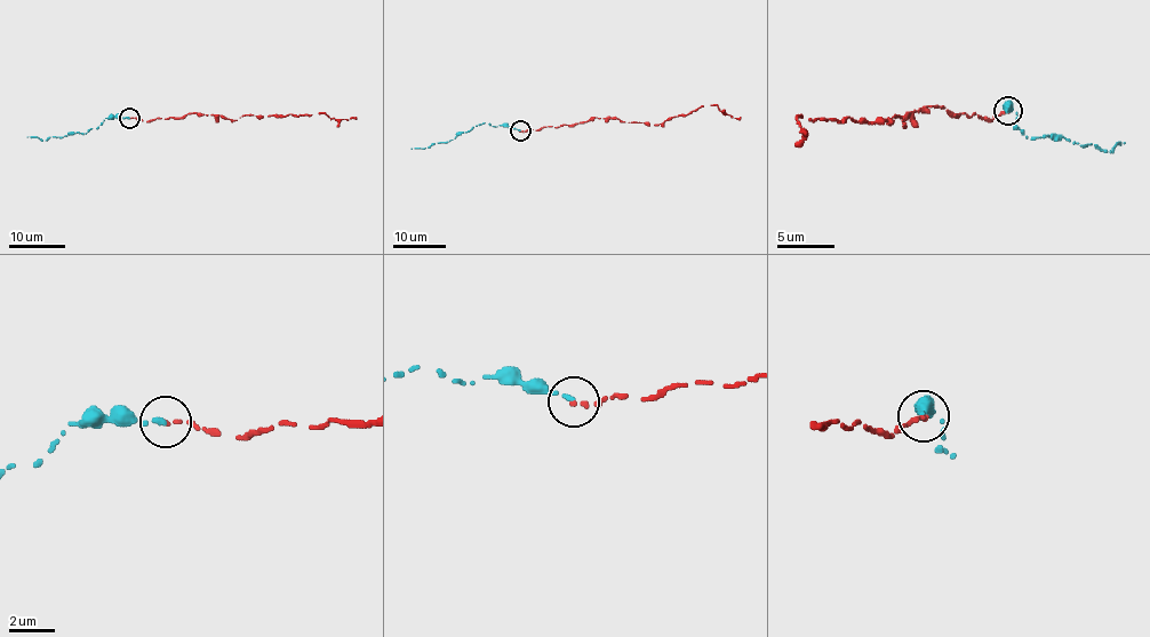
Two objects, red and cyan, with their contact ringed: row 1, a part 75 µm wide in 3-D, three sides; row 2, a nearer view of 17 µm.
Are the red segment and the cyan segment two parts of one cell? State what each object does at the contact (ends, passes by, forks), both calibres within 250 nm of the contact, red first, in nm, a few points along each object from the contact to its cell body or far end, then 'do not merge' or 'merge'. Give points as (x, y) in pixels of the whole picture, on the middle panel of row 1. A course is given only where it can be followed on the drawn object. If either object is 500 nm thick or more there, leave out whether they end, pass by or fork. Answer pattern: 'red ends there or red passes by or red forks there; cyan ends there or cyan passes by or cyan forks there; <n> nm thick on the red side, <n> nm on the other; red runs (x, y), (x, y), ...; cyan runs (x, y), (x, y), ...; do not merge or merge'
red ends there; cyan ends there; 180 nm thick on the red side, 190 nm on the other; red runs (520, 132), (574, 125), (596, 117), (662, 124), (703, 105), (717, 105), (723, 113), (741, 117); cyan runs (520, 129), (484, 124), (461, 132), (455, 138), (428, 148), (412, 148); merge

